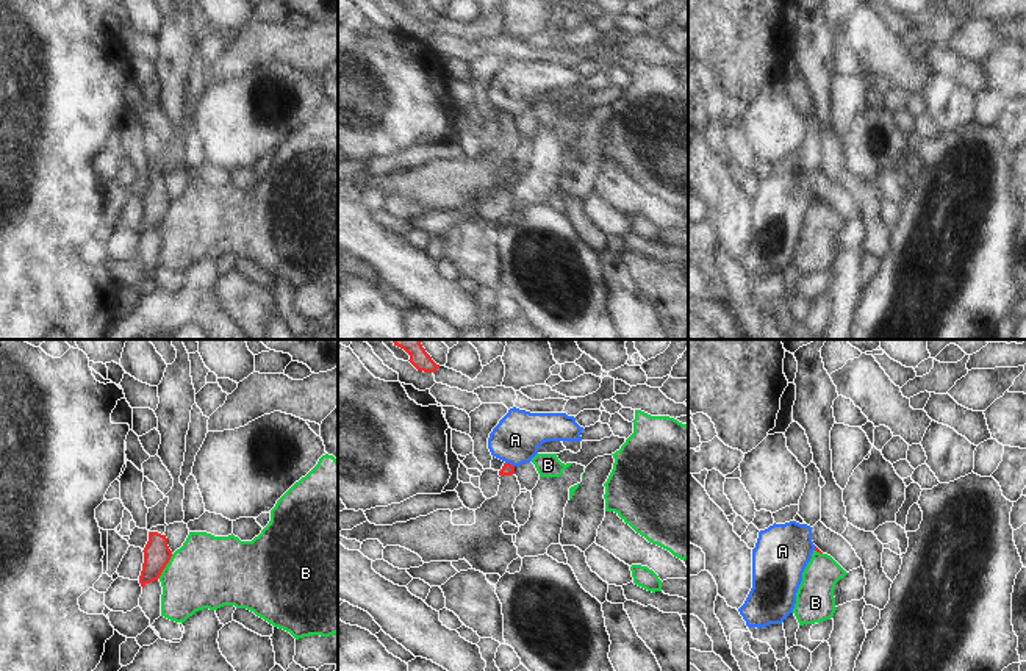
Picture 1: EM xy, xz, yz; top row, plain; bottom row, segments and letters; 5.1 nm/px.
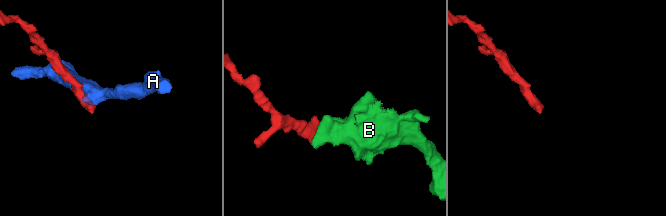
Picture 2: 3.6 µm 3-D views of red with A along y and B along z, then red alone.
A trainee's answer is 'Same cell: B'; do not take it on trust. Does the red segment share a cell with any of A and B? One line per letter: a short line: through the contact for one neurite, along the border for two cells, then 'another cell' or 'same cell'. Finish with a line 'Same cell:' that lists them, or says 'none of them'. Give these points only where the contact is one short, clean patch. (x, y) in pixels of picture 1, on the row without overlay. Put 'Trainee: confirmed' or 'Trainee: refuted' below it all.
A: another cell
B: line xy (172, 204), (158, 227); another cell
Same cell: none of them
Trainee: refuted

